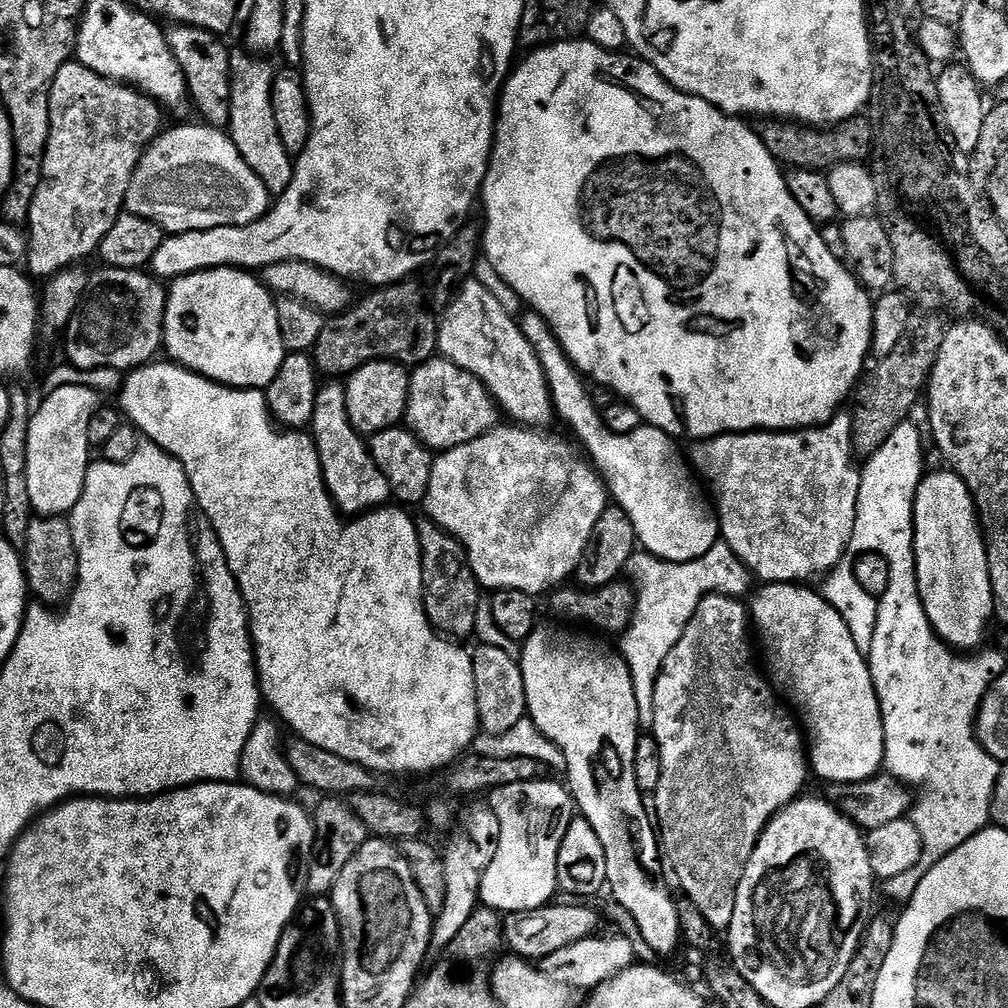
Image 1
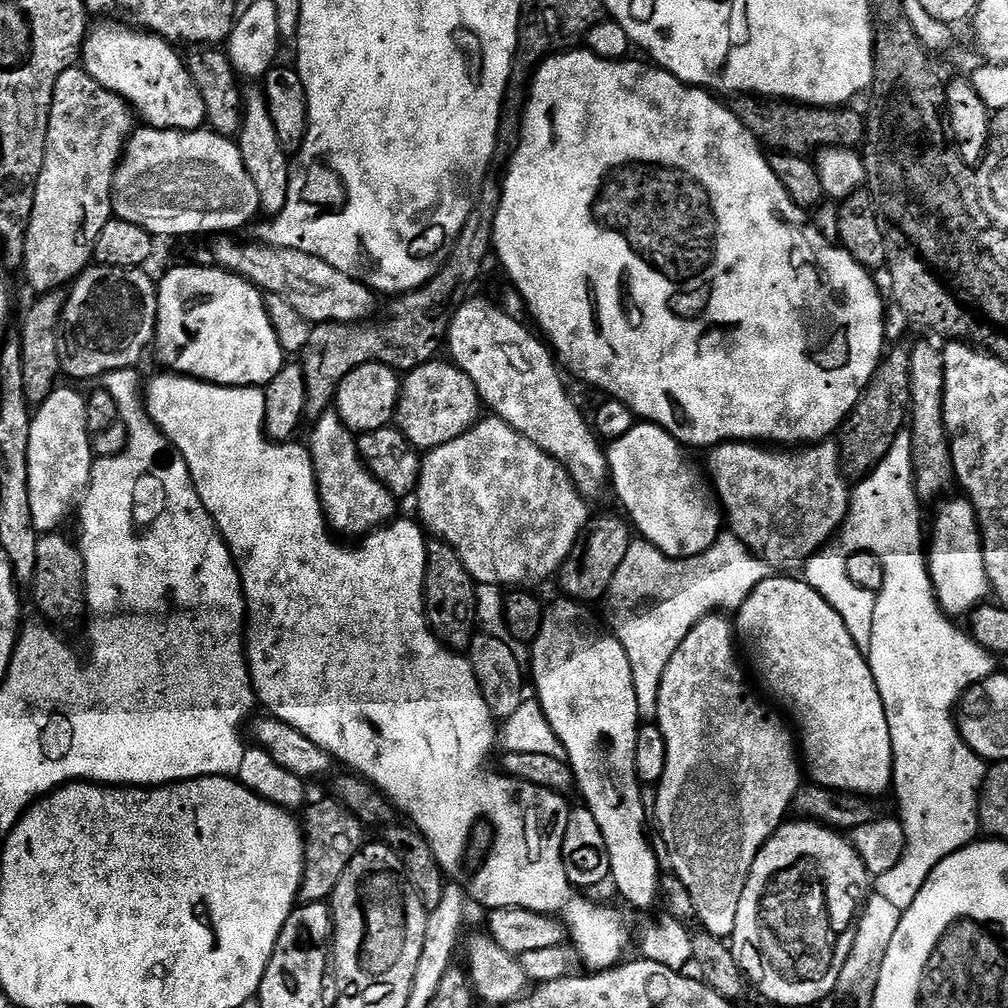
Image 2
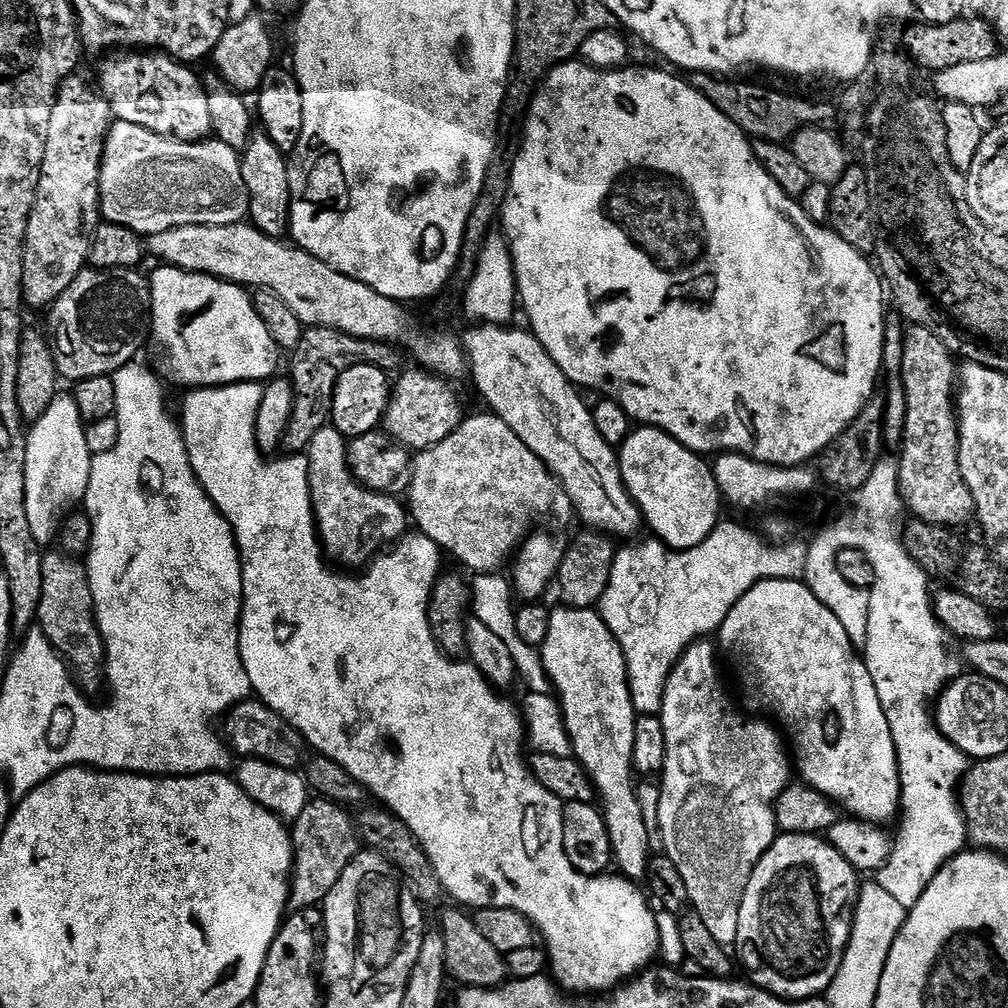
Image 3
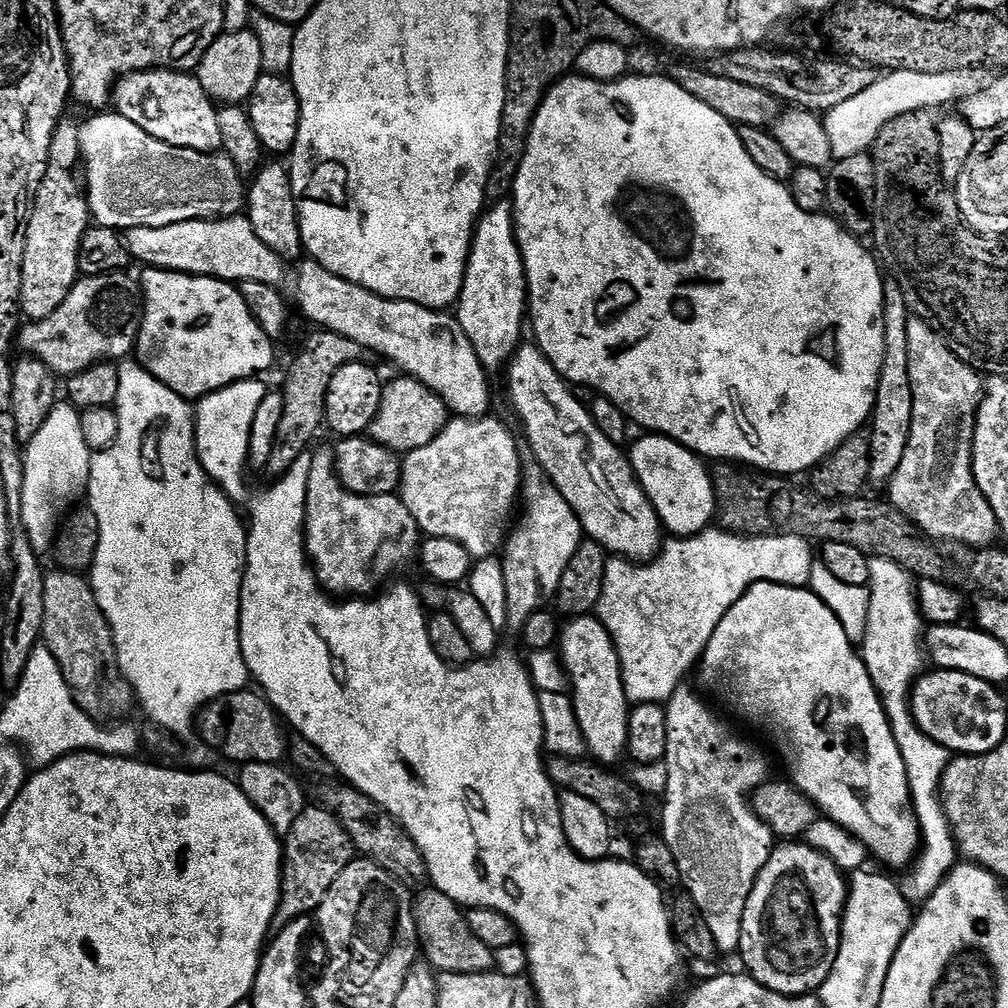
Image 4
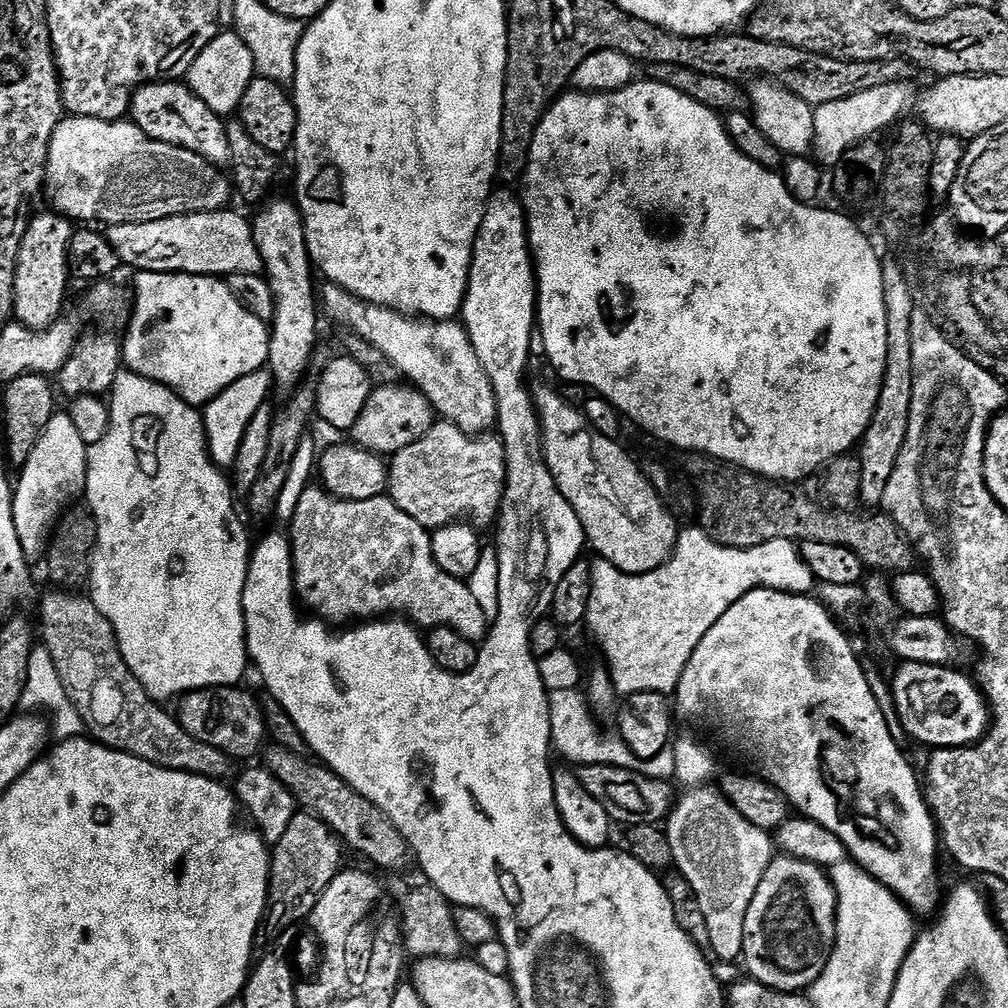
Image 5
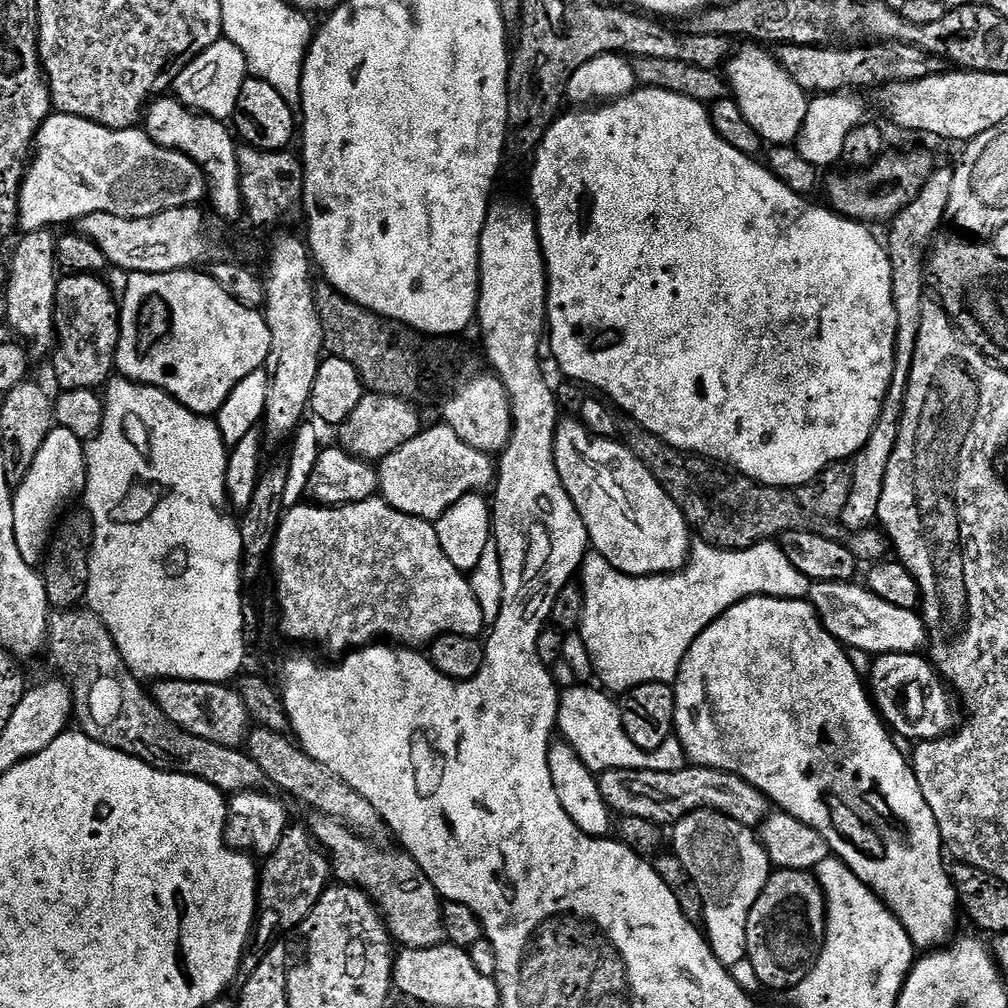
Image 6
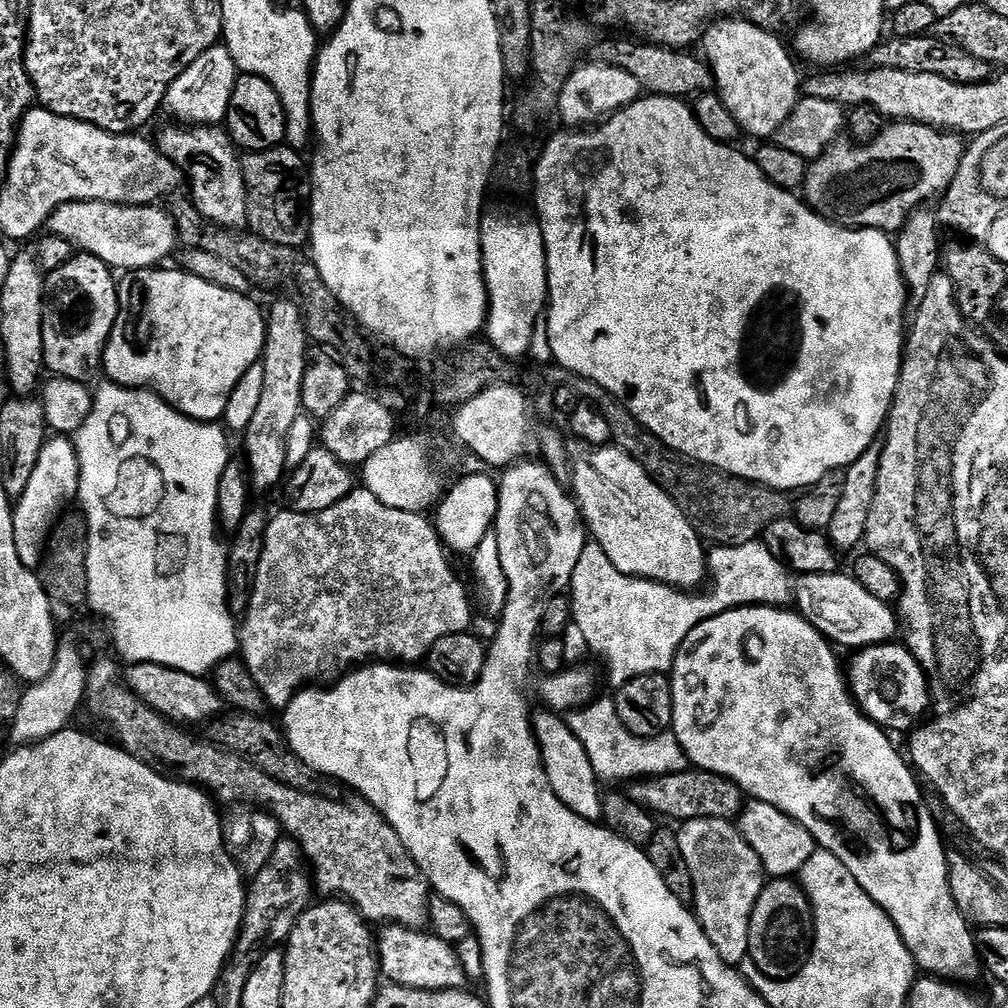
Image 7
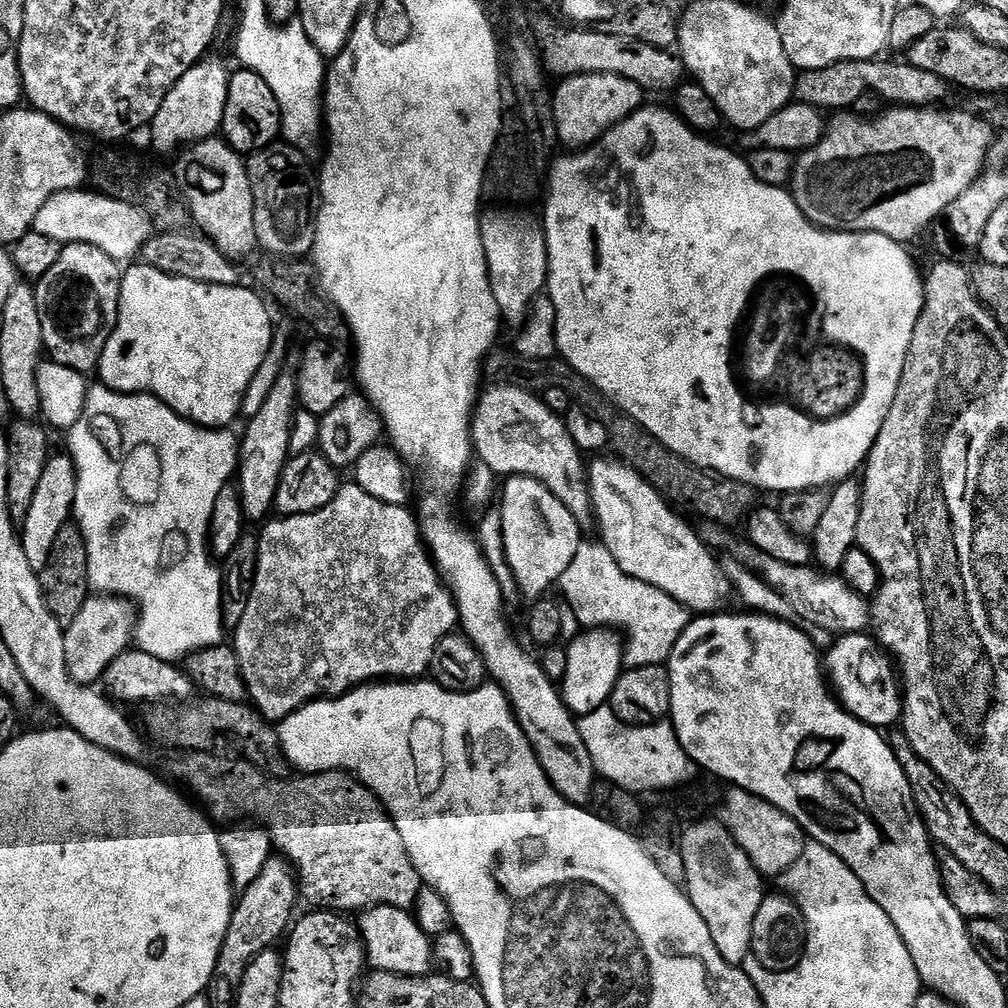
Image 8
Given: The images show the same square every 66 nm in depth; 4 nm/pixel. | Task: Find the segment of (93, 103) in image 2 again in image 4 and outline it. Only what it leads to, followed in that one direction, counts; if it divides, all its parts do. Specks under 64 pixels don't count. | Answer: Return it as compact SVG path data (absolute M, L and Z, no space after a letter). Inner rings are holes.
M65 118L57 126L52 139L46 178L42 178L26 230L20 311L29 321L54 314L54 310L66 302L66 294L70 294L80 276L80 247L90 226L86 188L77 172L81 160L80 124Z

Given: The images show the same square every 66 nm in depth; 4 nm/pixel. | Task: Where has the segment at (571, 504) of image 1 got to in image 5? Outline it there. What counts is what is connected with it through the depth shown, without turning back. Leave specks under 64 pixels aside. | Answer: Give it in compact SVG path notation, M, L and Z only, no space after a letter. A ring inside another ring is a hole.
M437 422L414 446L406 446L406 450L391 457L388 492L390 499L406 510L410 518L429 530L455 524L467 517L464 516L467 512L477 525L491 525L504 497L507 469L504 444L495 435L473 438L456 424Z

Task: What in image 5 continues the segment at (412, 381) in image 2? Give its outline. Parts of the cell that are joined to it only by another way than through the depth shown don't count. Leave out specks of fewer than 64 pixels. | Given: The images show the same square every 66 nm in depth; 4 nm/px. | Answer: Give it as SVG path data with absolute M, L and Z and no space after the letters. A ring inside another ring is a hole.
M384 382L373 387L366 402L366 410L350 429L351 443L371 452L379 452L381 456L388 458L406 450L406 446L414 446L414 442L418 442L418 438L425 436L432 425L437 423L438 417L432 409L432 403L416 388L401 384Z

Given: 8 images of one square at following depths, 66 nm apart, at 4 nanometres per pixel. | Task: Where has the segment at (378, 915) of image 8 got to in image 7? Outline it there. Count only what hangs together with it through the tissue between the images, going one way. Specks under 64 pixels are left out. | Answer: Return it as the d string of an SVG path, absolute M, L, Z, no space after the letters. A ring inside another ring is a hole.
M389 923L381 928L384 929L378 932L376 950L380 954L380 970L387 983L420 990L465 987L466 977L462 970L462 962L458 962L458 954L453 945L442 942L442 938L427 931L403 928L401 924Z

